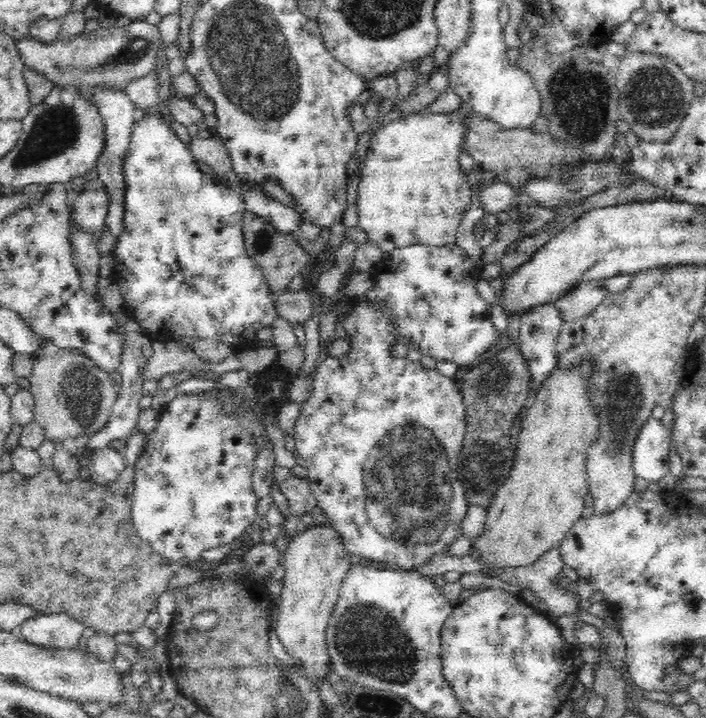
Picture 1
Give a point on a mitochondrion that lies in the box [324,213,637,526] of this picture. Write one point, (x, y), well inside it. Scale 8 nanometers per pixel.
(484, 463)

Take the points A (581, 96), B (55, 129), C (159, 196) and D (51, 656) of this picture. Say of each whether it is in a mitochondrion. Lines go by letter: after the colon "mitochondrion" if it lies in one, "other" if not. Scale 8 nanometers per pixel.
A: mitochondrion
B: mitochondrion
C: mitochondrion
D: other

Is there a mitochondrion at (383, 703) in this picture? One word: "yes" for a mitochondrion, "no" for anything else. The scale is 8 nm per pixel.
yes

